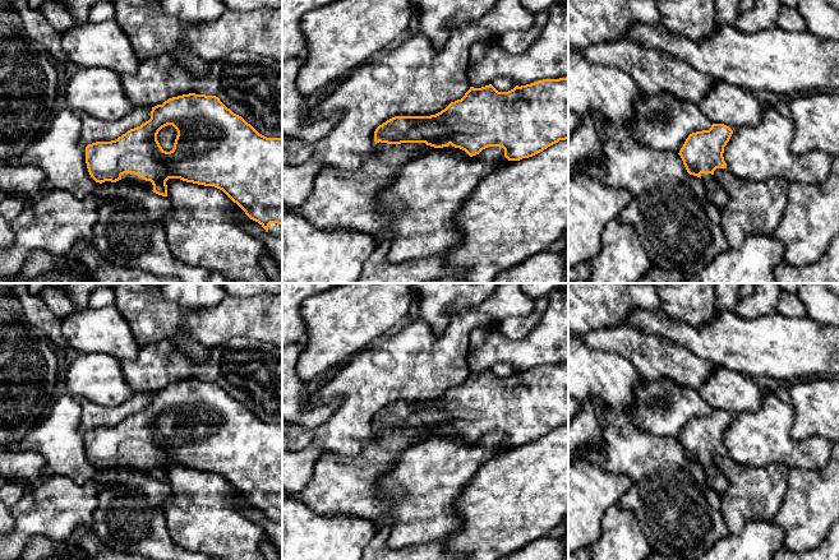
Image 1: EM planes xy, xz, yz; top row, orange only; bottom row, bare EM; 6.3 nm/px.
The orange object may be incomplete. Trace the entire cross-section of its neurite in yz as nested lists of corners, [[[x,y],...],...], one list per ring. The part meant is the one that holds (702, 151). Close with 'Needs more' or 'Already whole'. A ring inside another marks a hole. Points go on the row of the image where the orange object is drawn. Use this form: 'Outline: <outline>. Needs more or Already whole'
Outline: [[[713,124],[709,130],[690,134],[678,153],[687,172],[704,181],[710,203],[718,209],[724,208],[728,195],[714,177],[714,171],[727,168],[723,153],[732,134],[729,126]]]. Needs more

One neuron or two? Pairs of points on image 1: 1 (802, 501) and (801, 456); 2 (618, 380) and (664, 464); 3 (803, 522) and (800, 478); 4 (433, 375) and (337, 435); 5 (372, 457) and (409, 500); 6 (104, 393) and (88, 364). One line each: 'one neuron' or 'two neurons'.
1: two neurons
2: one neuron
3: one neuron
4: one neuron
5: two neurons
6: one neuron

